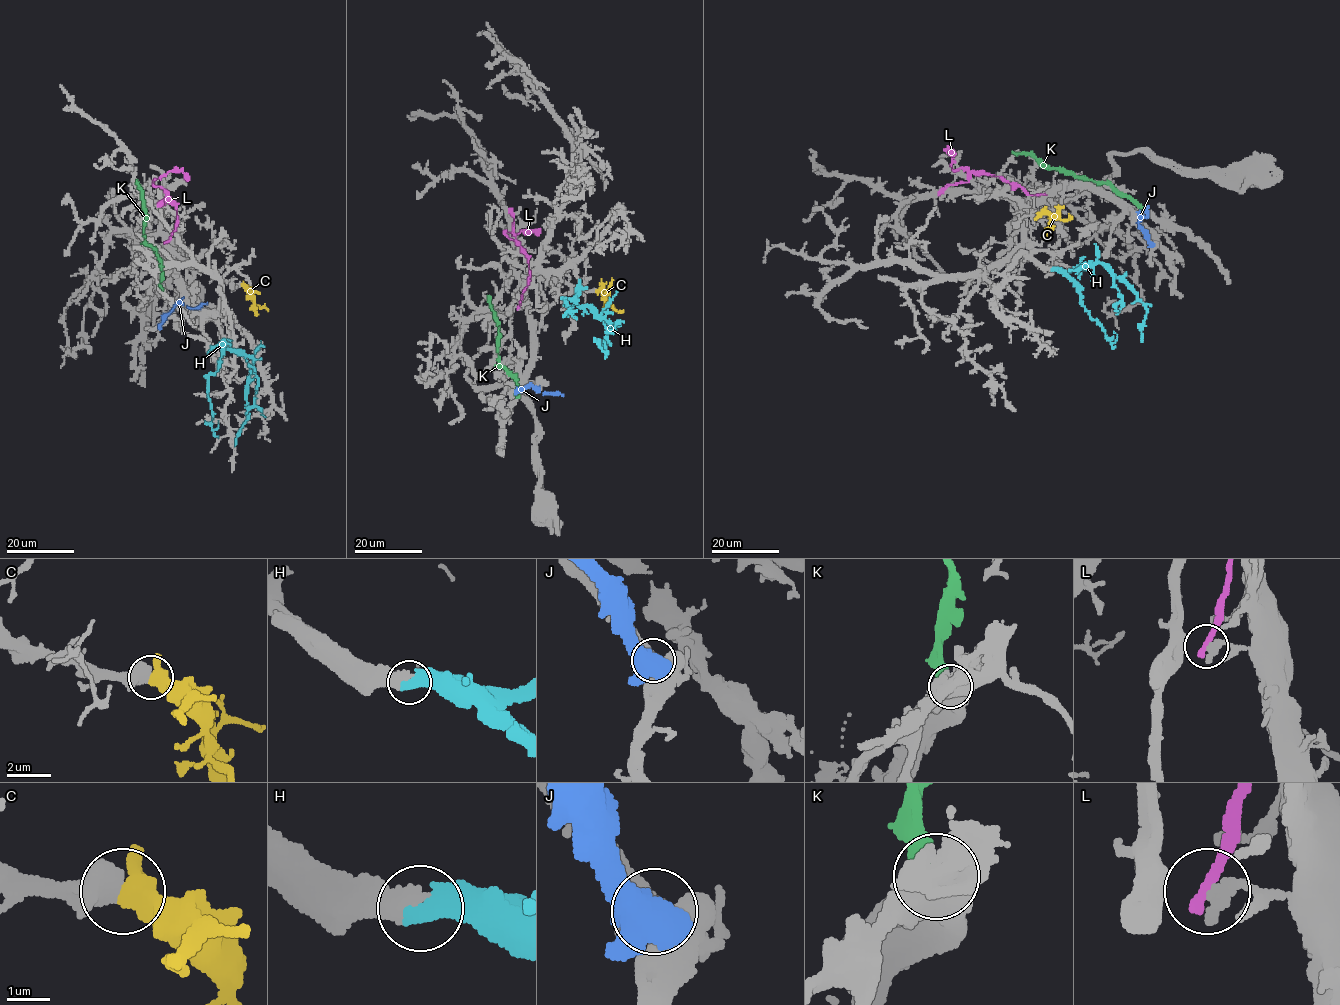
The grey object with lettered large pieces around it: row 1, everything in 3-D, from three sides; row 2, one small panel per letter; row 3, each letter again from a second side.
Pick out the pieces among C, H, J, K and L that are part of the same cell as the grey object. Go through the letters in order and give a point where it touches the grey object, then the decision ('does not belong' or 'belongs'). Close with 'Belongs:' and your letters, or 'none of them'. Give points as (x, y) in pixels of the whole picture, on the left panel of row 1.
C: (242, 285) | belongs
H: (223, 339) | belongs
J: (159, 326) | does not belong
K: (162, 289) | does not belong
L: (165, 243) | does not belong
Belongs: C, H

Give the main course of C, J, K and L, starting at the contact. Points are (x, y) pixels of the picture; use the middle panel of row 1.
C: (596, 290), (604, 293), (612, 306), (618, 311), (623, 309)
J: (515, 392), (532, 387), (543, 394), (563, 396)
K: (518, 393), (516, 378), (499, 363), (498, 321), (489, 308), (488, 295)
L: (518, 307), (529, 280), (528, 258), (520, 244), (504, 231), (538, 233)

